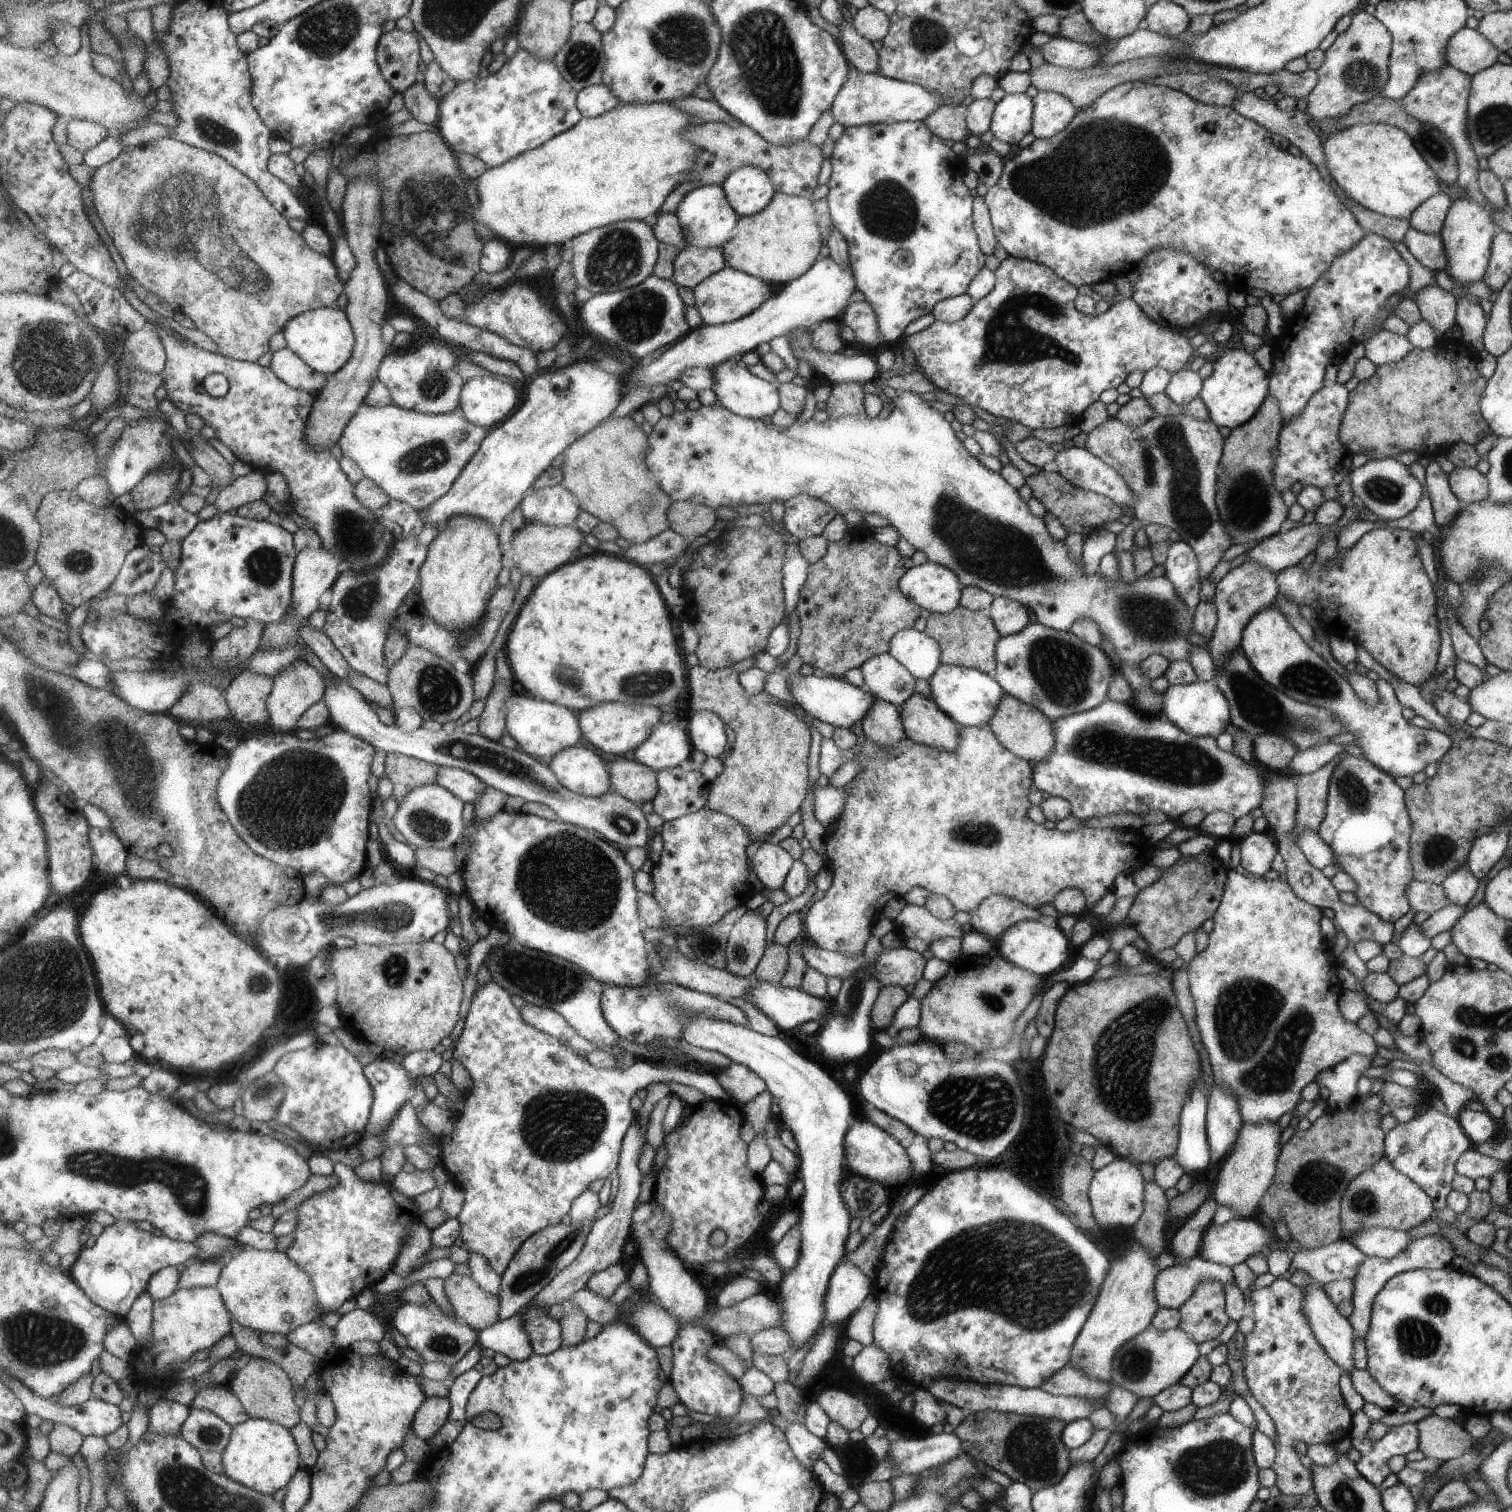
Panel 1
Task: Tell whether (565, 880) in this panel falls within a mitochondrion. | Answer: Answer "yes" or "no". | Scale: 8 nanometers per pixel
yes

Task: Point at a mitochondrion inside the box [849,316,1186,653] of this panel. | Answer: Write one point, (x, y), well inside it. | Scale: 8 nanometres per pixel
(1000, 554)

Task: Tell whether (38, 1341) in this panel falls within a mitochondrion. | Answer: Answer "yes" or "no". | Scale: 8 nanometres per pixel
yes

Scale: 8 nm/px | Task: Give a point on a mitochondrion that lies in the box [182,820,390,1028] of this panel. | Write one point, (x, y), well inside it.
(256, 986)

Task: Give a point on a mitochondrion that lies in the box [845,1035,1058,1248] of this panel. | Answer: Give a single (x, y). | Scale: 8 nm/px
(980, 1106)

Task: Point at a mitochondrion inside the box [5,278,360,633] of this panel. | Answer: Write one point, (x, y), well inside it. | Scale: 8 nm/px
(52, 358)

